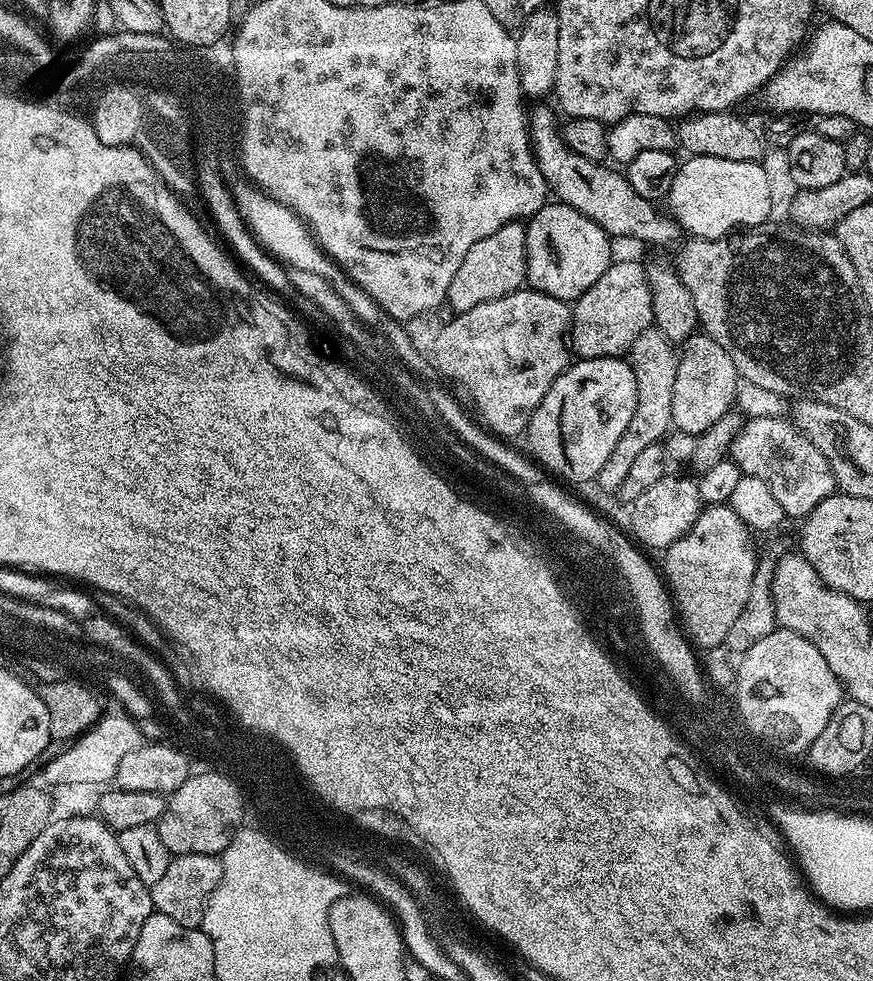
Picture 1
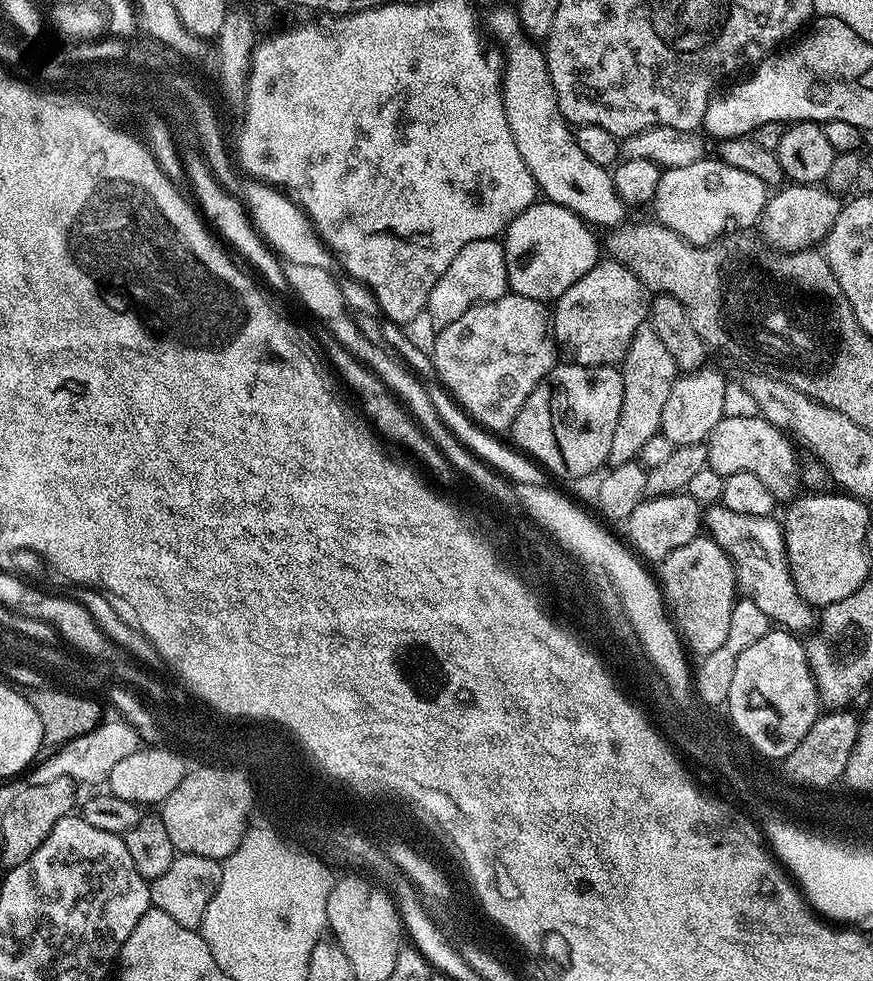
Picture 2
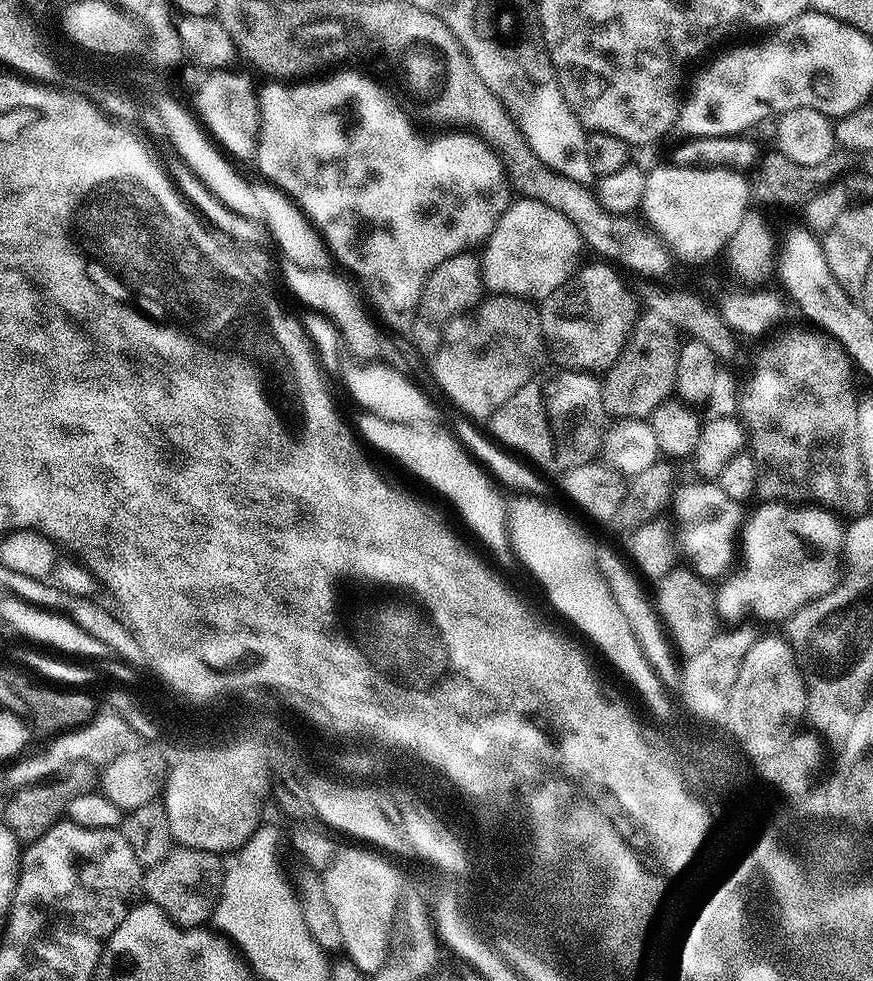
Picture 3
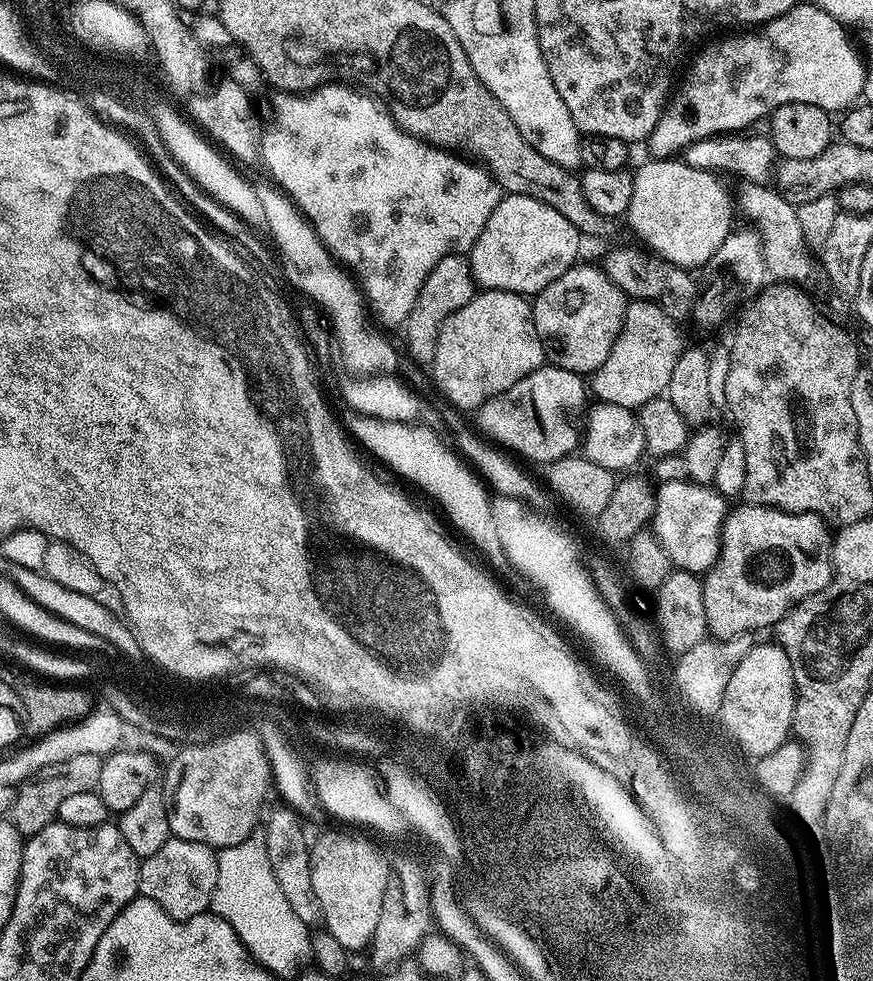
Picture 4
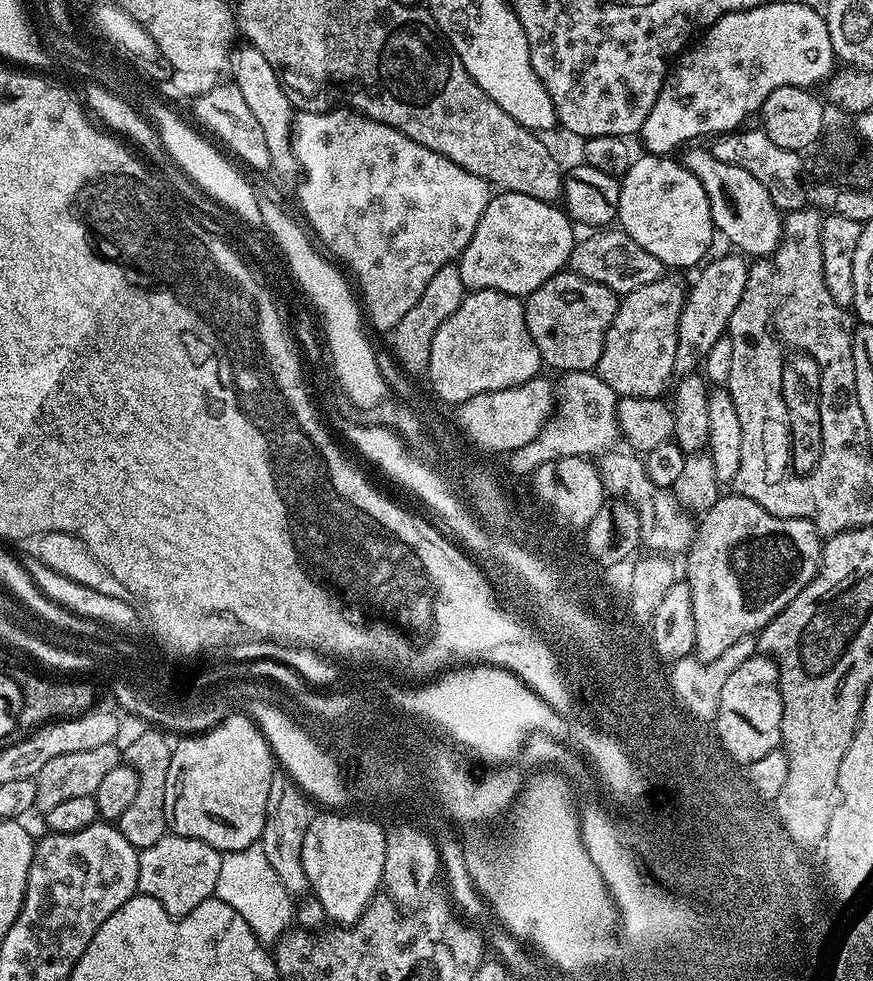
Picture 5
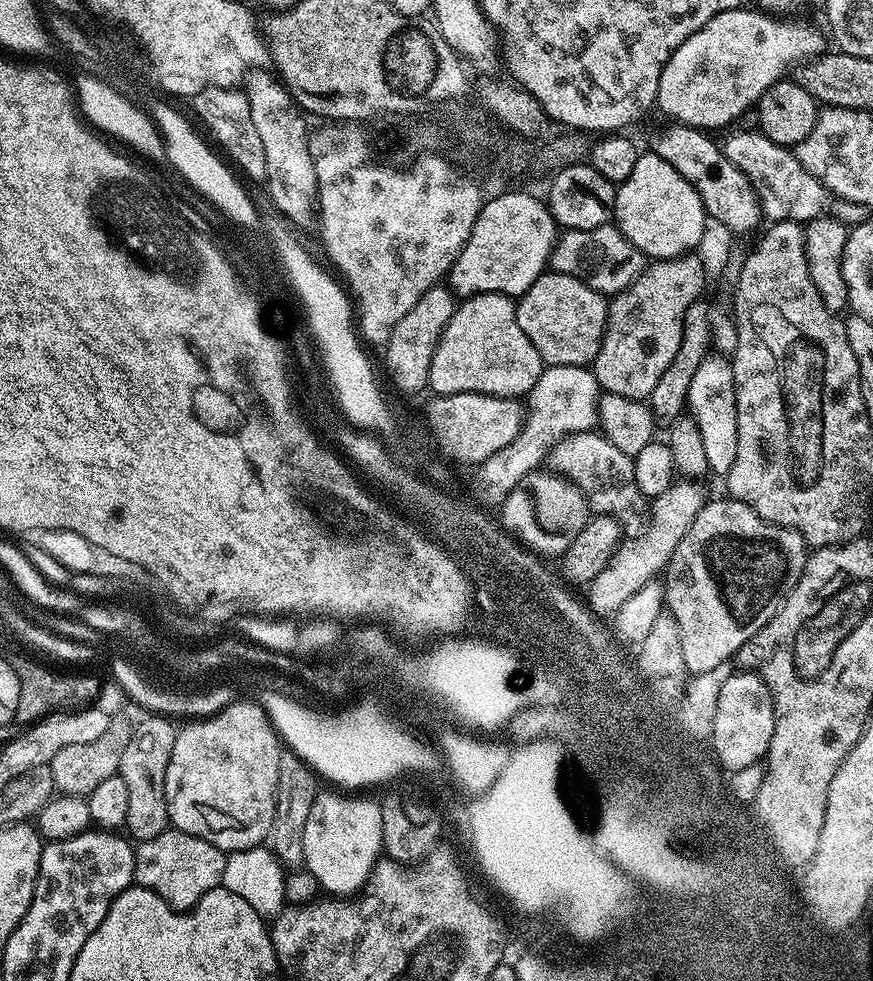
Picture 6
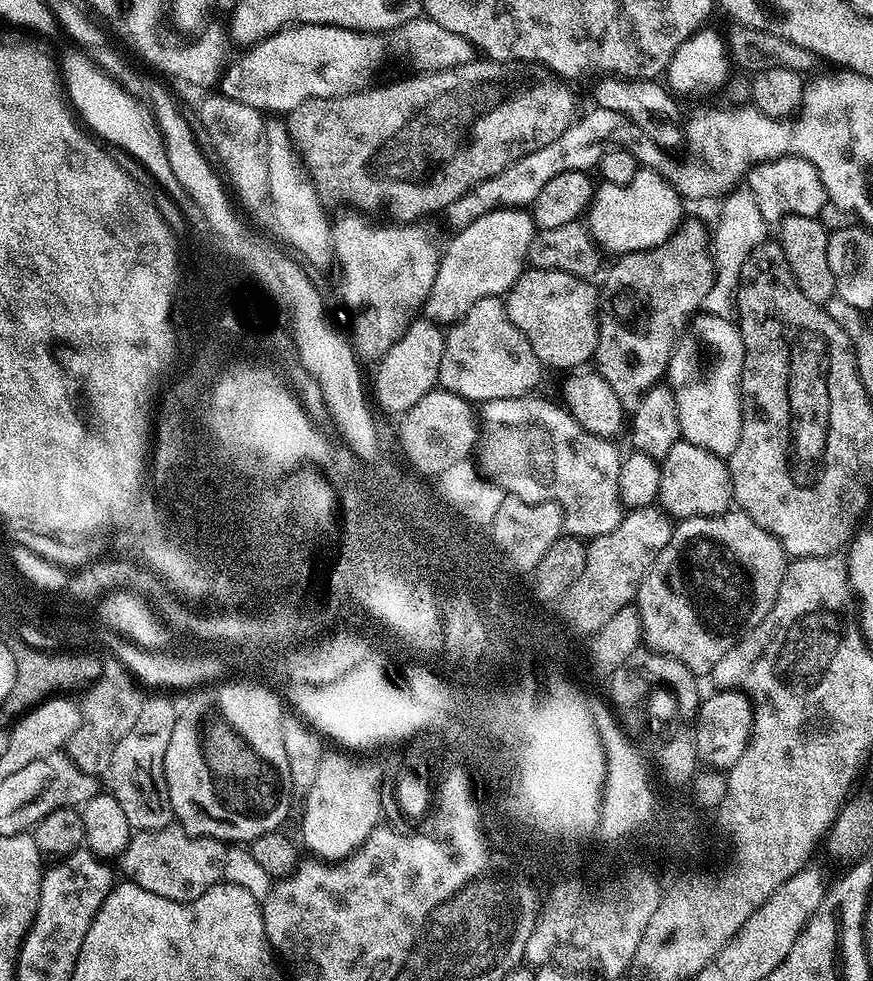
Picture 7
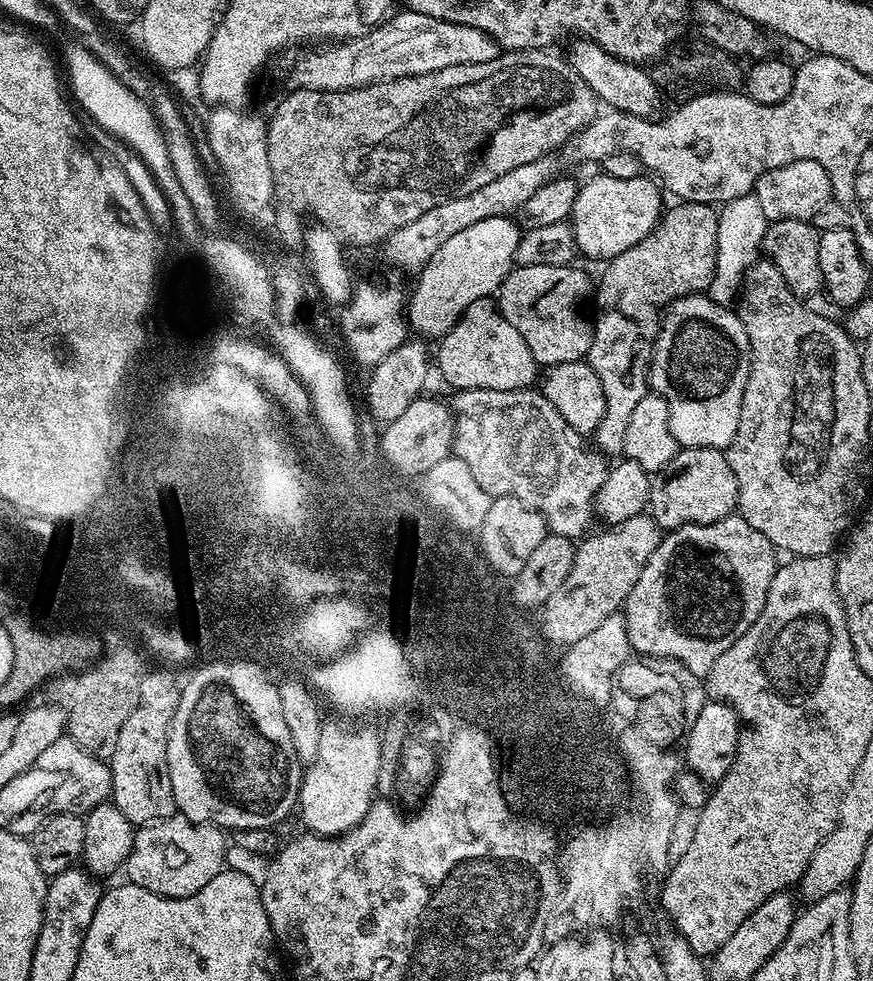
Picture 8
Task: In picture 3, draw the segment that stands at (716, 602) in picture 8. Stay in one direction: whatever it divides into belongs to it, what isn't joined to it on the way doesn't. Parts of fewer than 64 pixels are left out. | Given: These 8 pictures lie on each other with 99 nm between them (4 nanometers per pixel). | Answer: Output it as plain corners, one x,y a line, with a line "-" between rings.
768,502
772,504
764,504
756,513
751,513
751,516
747,519
746,529
742,536
742,554
748,558
748,564
750,568
746,569
744,573
740,572
737,576
729,575
727,579
719,585
721,588
716,592
716,611
719,617
724,621
732,620
728,622
740,622
743,616
757,616
760,620
780,620
780,622
786,622
793,616
798,610
802,610
804,606
810,603
814,603
816,600
823,596
830,595
837,585
842,580
842,561
845,559
844,554
844,537
846,535
846,524
843,519
837,513
819,506
789,506
784,502

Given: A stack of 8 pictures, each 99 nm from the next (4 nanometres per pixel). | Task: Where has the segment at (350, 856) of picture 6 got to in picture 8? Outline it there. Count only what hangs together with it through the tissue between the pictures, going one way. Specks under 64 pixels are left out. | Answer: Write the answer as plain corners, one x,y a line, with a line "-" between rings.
325,719
322,723
322,738
318,738
318,754
307,765
300,782
298,816
304,819
304,828
317,836
340,836
349,832
370,810
372,801
377,799
378,785
381,783
379,754
379,734
375,727
355,728
352,724
343,724
340,720

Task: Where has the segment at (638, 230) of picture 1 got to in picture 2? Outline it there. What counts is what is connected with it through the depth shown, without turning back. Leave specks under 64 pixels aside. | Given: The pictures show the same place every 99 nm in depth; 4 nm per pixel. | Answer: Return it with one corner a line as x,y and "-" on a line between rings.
496,8
488,16
488,28
492,36
504,47
504,68
502,64
502,91
504,93
504,109
506,110
506,122
510,126
510,134
514,134
514,146
518,146
518,154
522,154
522,162
530,170
530,174
536,180
536,187
544,192
553,204
560,204
569,208
575,216
589,225
601,224
604,230
611,230
625,219
626,205
618,198
612,185
611,171
598,162
590,162
582,149
578,147
576,133
564,119
562,110
558,106
558,98
554,90
554,82
550,78
548,69
548,57
545,49
540,48
539,43
534,42
533,37
524,31
520,25
519,15
508,8

